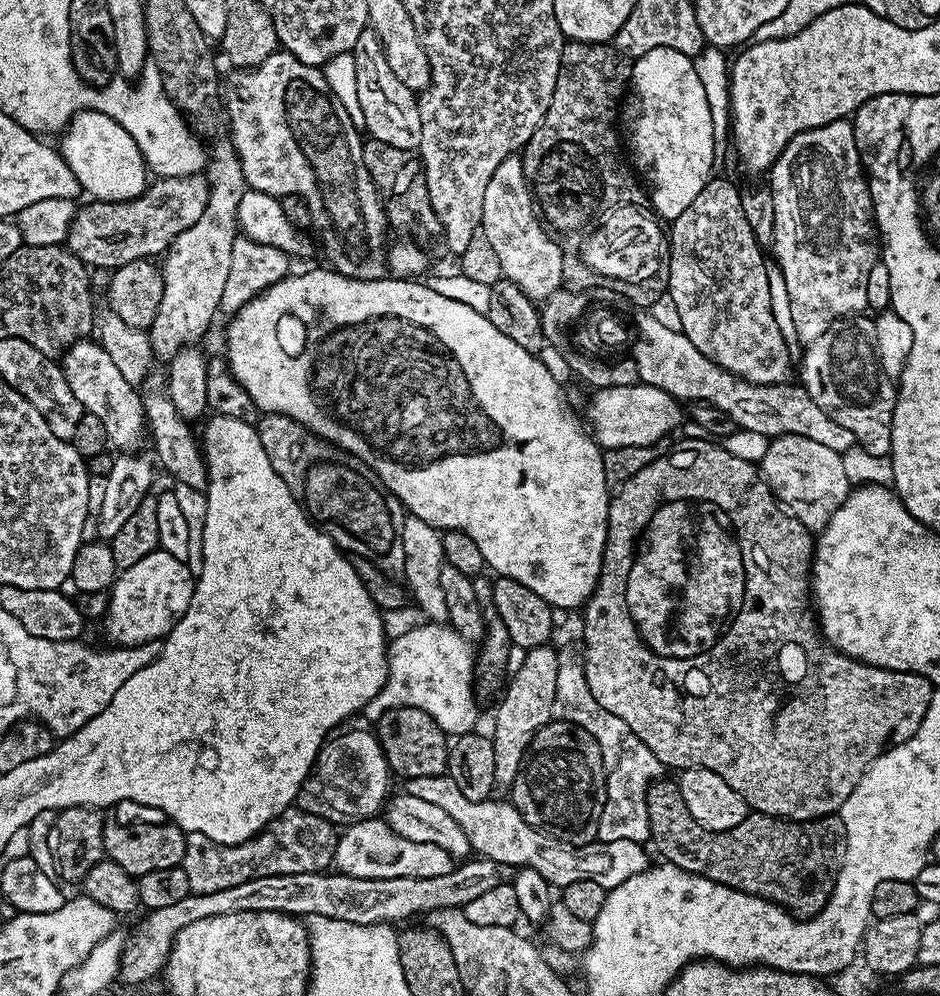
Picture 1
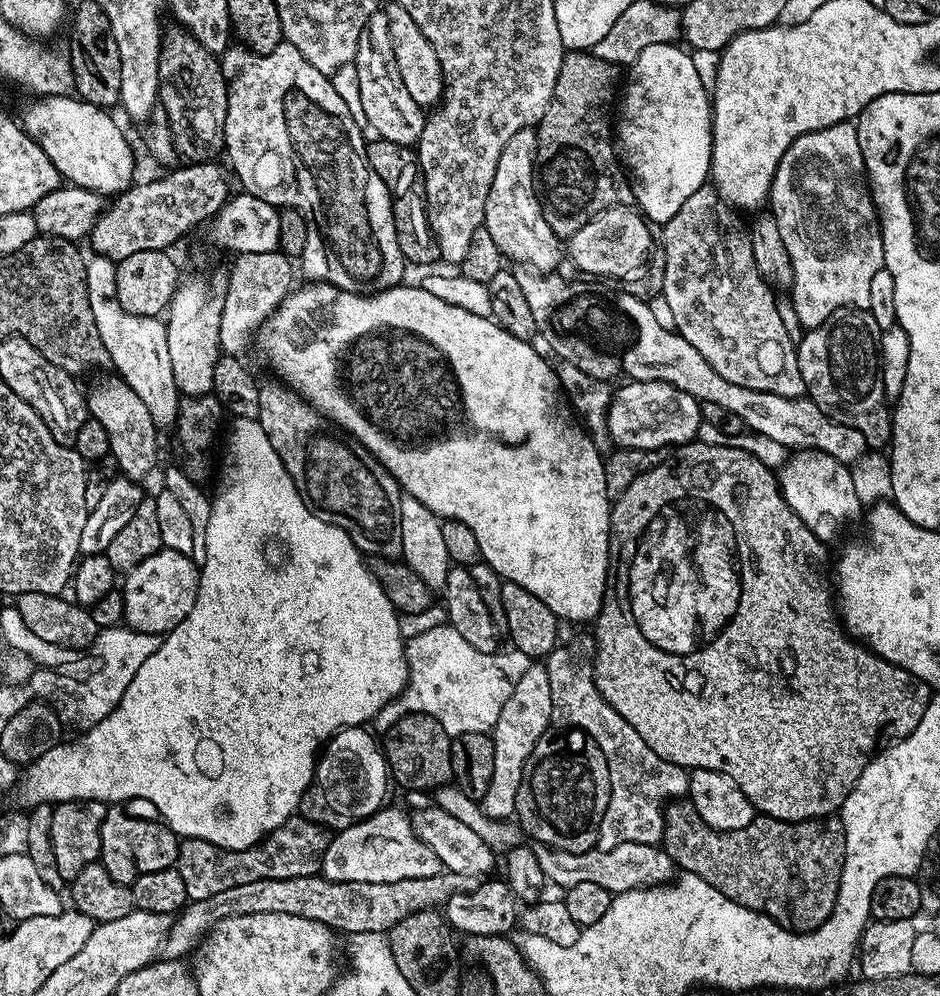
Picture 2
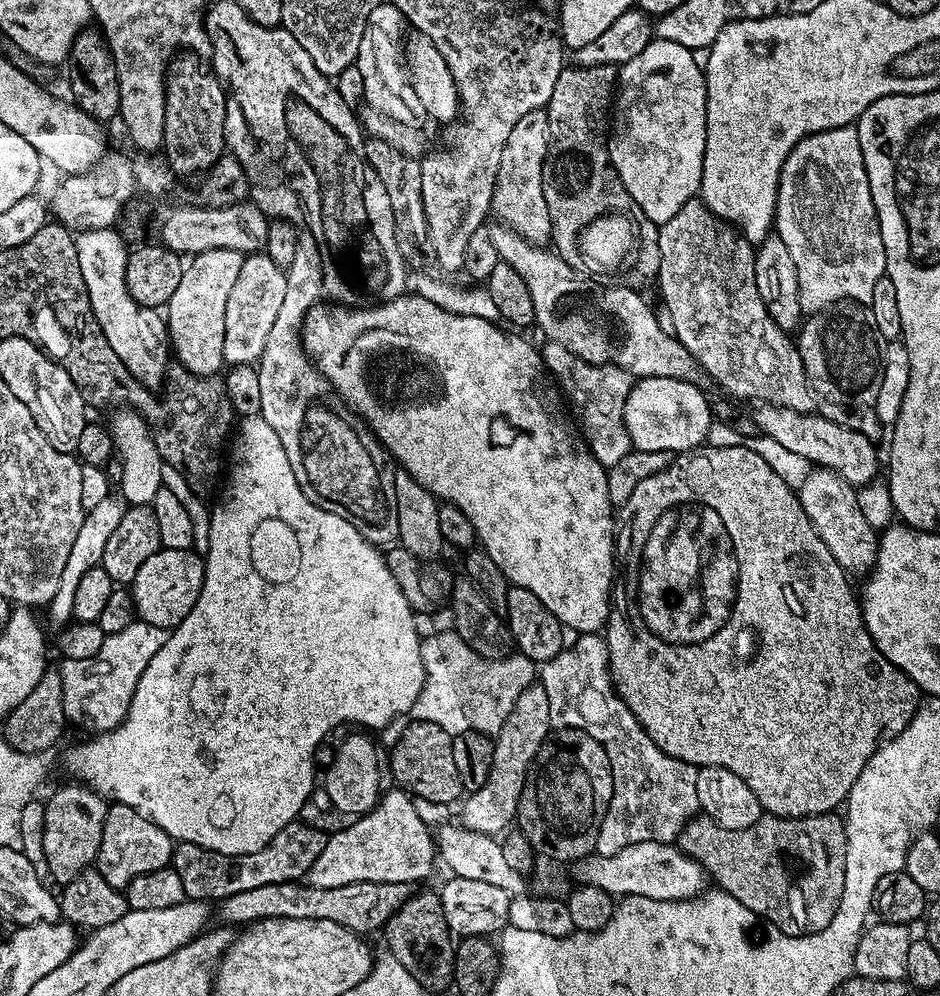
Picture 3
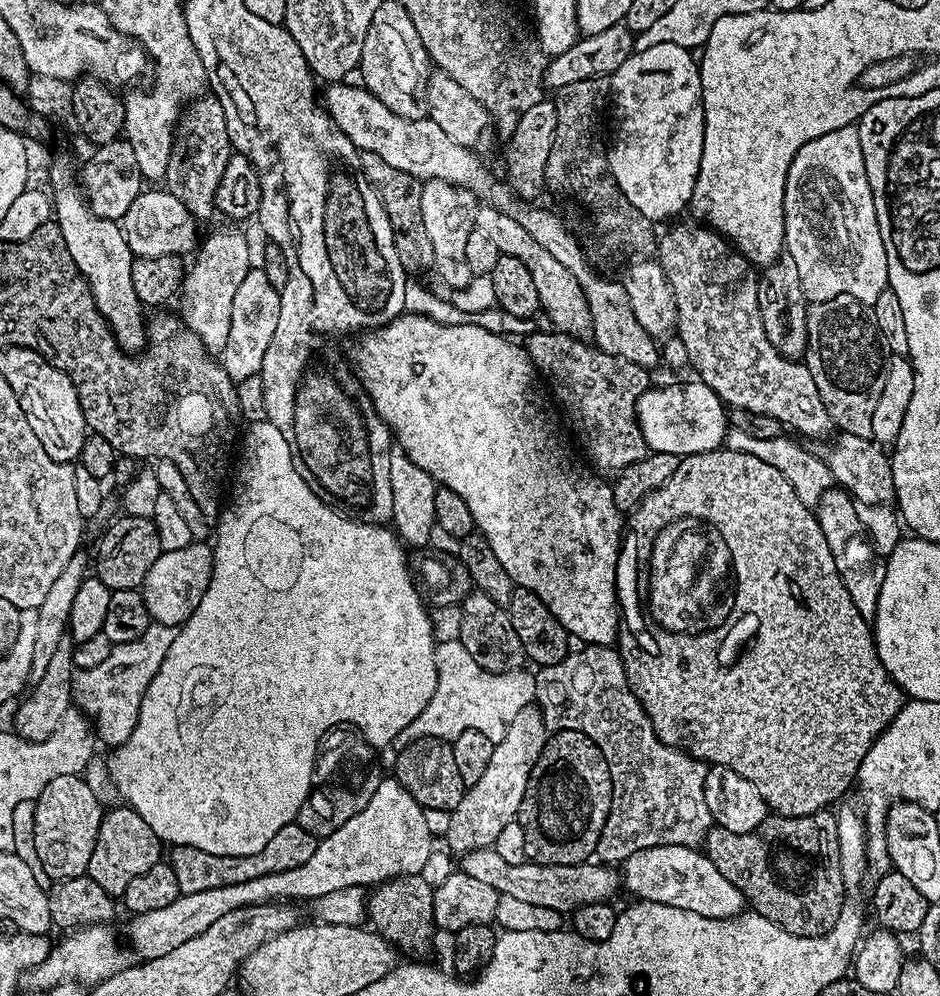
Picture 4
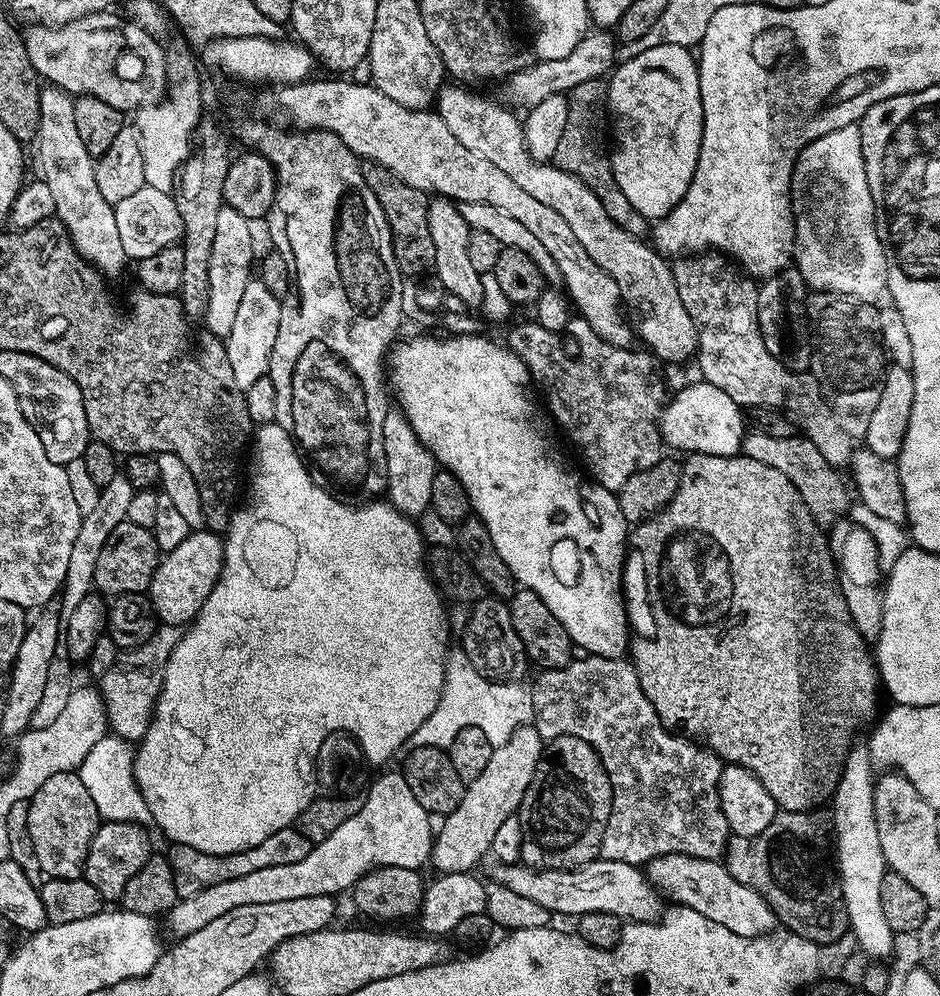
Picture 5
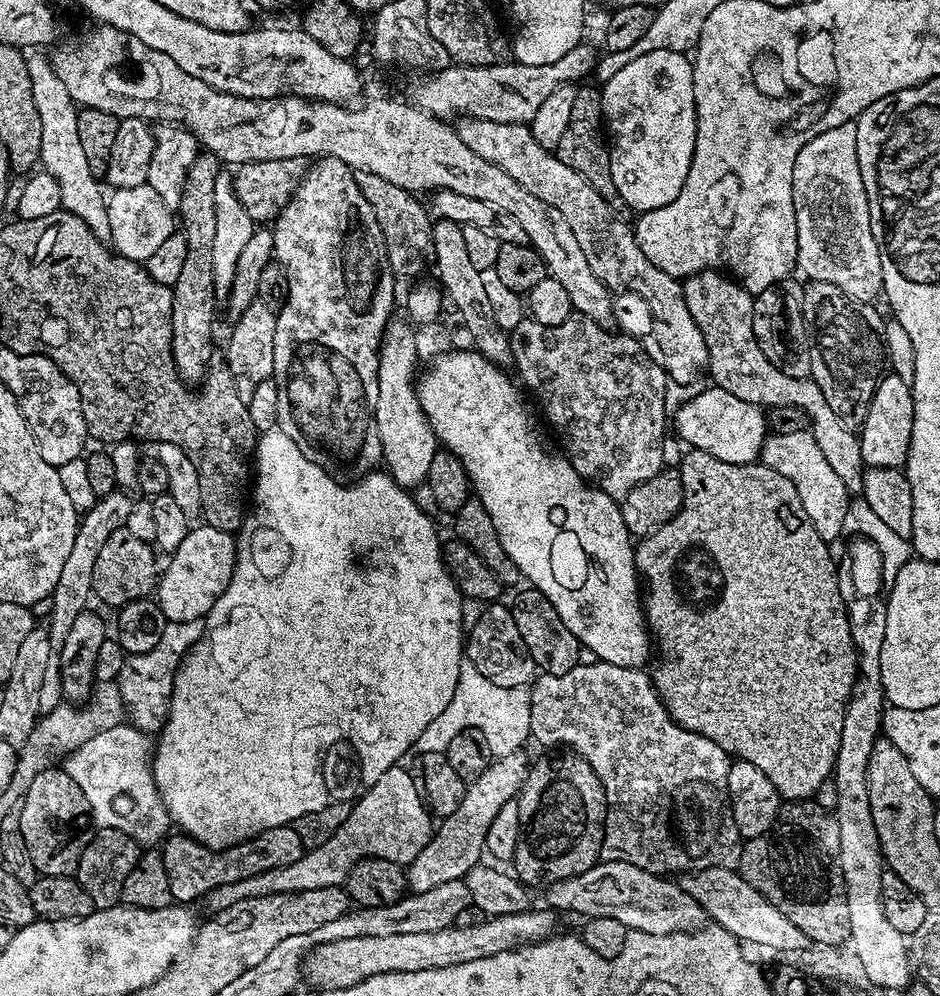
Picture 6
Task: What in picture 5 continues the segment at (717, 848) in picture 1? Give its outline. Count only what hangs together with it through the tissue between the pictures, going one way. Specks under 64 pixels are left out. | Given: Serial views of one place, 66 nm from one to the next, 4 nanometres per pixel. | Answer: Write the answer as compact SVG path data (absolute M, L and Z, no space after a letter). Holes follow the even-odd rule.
M777 811L774 822L753 836L732 836L722 857L729 874L750 886L794 936L832 944L849 931L844 895L836 870L832 821L823 811Z

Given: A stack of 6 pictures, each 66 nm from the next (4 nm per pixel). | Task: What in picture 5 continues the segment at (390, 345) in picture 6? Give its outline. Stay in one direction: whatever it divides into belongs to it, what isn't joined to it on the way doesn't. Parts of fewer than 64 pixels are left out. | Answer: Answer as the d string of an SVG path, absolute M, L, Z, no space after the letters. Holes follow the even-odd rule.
M399 410L385 411L382 422L382 450L386 450L386 500L397 510L409 518L420 518L432 506L430 489L434 482L434 474L438 471L436 459L430 450L420 441L418 434L410 426L410 422Z

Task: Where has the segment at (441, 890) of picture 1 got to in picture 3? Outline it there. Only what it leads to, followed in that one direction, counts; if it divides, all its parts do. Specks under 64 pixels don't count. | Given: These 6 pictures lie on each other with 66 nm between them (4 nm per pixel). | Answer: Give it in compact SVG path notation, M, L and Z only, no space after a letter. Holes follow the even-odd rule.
M293 882L291 884L267 884L266 886L257 886L255 890L242 890L242 894L230 894L230 898L219 901L218 908L220 908L220 916L225 925L228 926L247 926L254 924L258 920L269 920L270 918L326 918L326 922L338 922L338 926L346 926L352 932L357 934L368 934L364 932L379 933L387 924L389 918L397 912L403 904L410 898L410 888L406 884L375 884L374 882L350 882L350 886L334 886L333 888L319 888L307 882Z

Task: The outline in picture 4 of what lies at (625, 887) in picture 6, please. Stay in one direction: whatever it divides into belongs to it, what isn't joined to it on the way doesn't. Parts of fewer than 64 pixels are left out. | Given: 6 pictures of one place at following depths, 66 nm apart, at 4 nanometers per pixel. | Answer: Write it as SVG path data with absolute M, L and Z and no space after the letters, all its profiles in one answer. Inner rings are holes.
M495 847L465 852L462 860L464 860L462 870L470 874L470 878L481 881L486 886L494 886L494 890L501 896L519 898L522 902L531 902L533 906L550 906L550 910L558 910L561 914L571 913L573 908L590 902L611 901L616 887L619 889L622 884L617 869L603 862L515 864L506 862L506 858L496 853Z

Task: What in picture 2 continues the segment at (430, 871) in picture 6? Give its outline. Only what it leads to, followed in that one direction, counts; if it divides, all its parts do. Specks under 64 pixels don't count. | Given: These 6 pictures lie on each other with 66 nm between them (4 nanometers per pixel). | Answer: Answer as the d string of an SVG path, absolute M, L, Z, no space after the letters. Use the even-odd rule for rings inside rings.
M529 663L526 674L522 674L518 686L514 686L514 694L510 694L506 706L502 706L502 714L498 714L498 722L490 733L494 742L494 778L490 778L490 786L482 798L487 816L494 820L508 820L515 813L516 795L518 786L522 786L526 762L534 746L538 746L538 738L549 731L552 723L550 674L543 663Z

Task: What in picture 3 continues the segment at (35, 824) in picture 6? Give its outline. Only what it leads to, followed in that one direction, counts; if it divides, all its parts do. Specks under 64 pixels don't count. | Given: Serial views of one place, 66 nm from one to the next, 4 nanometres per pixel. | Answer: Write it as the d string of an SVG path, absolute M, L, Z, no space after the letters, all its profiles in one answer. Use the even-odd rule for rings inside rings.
M67 782L52 797L47 797L44 813L46 822L42 826L42 850L46 850L46 866L63 886L78 874L96 863L98 846L102 846L102 826L106 822L109 801L99 796L92 788L85 788L80 782Z

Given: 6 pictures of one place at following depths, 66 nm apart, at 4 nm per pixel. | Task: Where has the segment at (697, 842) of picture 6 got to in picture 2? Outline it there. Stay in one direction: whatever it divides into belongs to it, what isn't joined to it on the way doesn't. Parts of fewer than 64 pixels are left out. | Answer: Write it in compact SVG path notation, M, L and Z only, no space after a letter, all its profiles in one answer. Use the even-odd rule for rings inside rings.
M576 636L561 643L546 657L550 674L550 702L552 719L569 728L581 728L602 750L610 770L610 802L598 830L597 845L605 852L622 846L622 842L659 845L664 838L664 813L669 802L687 797L689 769L674 762L666 762L602 698L596 685L593 664L596 662L596 637Z

